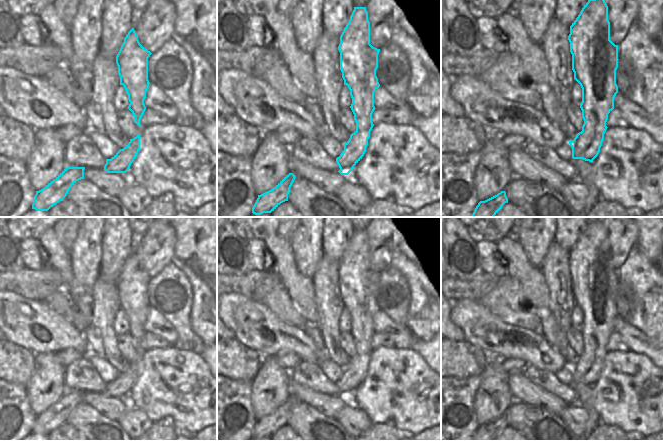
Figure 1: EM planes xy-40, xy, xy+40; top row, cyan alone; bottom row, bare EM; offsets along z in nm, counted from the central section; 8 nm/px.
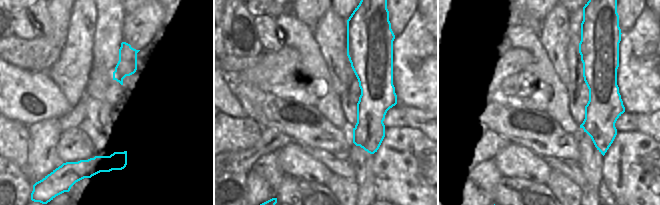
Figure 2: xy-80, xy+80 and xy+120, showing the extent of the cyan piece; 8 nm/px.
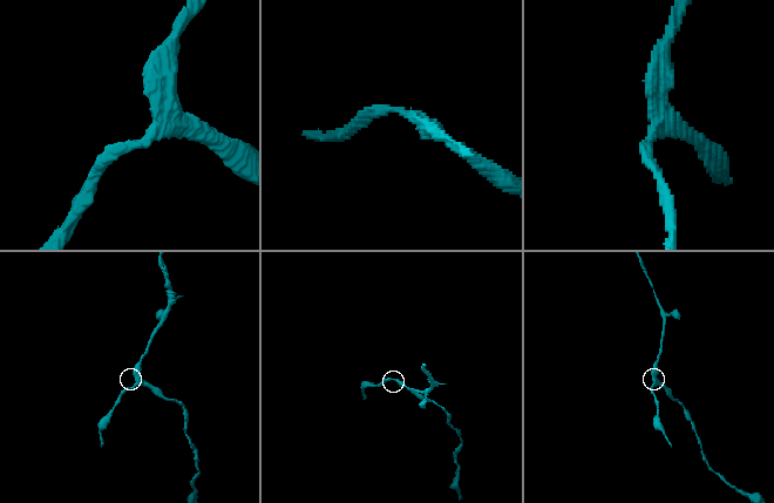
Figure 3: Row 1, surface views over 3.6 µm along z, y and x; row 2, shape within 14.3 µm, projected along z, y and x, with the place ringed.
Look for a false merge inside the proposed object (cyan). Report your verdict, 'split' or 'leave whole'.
split

